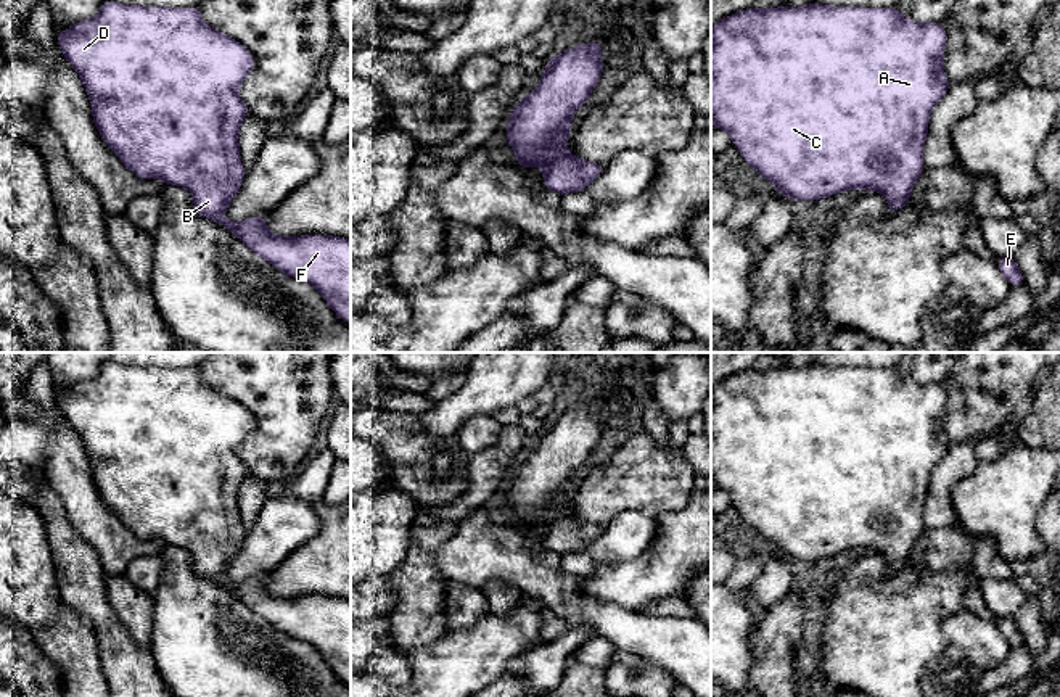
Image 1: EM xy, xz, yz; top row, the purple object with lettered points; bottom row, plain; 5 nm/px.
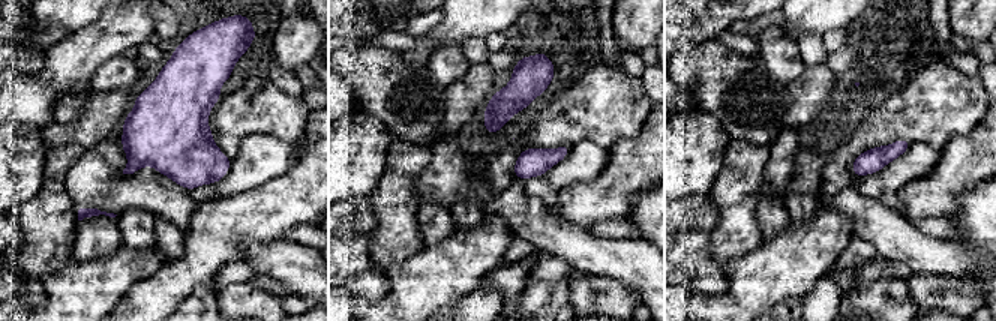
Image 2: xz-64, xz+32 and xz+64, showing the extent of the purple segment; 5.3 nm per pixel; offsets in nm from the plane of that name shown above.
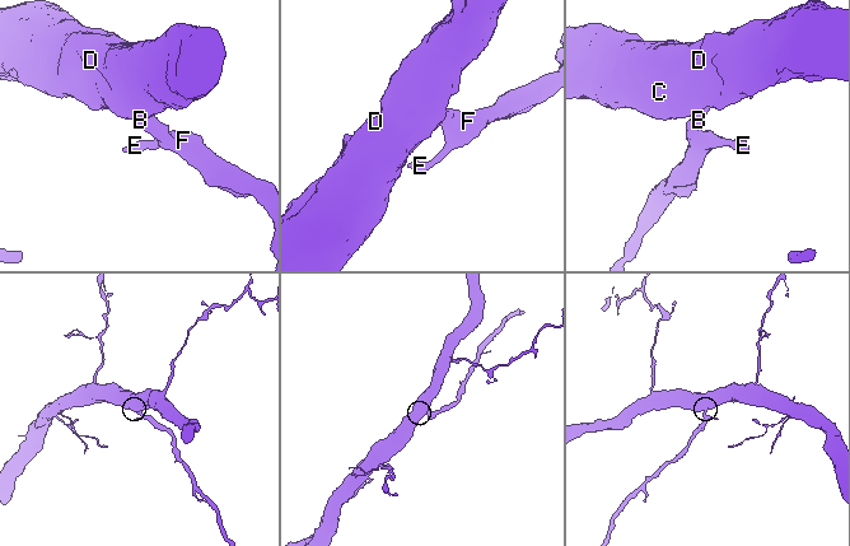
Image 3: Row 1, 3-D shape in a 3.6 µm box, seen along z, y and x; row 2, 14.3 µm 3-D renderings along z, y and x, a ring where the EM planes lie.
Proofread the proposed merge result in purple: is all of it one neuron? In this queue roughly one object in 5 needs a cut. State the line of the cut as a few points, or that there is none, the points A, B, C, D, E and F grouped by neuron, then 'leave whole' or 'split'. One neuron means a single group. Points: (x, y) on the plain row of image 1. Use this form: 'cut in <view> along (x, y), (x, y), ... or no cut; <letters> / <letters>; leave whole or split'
no cut; A B C D E F; leave whole

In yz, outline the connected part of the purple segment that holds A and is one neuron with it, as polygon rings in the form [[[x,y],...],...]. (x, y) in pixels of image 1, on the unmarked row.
[[[807,364],[804,367],[748,369],[717,381],[711,388],[711,485],[730,496],[732,505],[743,520],[772,547],[790,560],[816,562],[838,555],[844,551],[870,551],[883,554],[888,575],[898,573],[912,559],[912,547],[923,534],[923,507],[933,468],[951,447],[944,435],[944,407],[947,393],[941,383],[915,383],[898,372],[896,367],[833,367]]]

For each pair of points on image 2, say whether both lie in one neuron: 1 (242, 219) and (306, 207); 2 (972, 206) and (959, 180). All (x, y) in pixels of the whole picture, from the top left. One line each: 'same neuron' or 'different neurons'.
1: same neuron
2: different neurons

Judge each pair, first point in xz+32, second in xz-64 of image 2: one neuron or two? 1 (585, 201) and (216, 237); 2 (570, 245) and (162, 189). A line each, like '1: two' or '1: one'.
1: one
2: one

